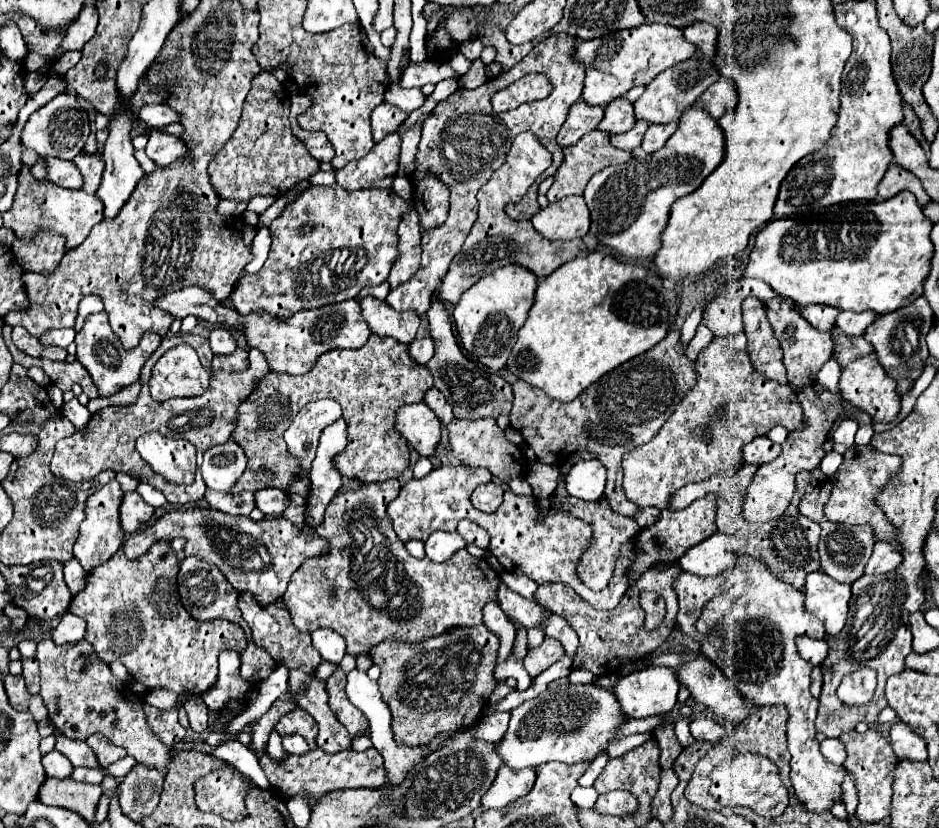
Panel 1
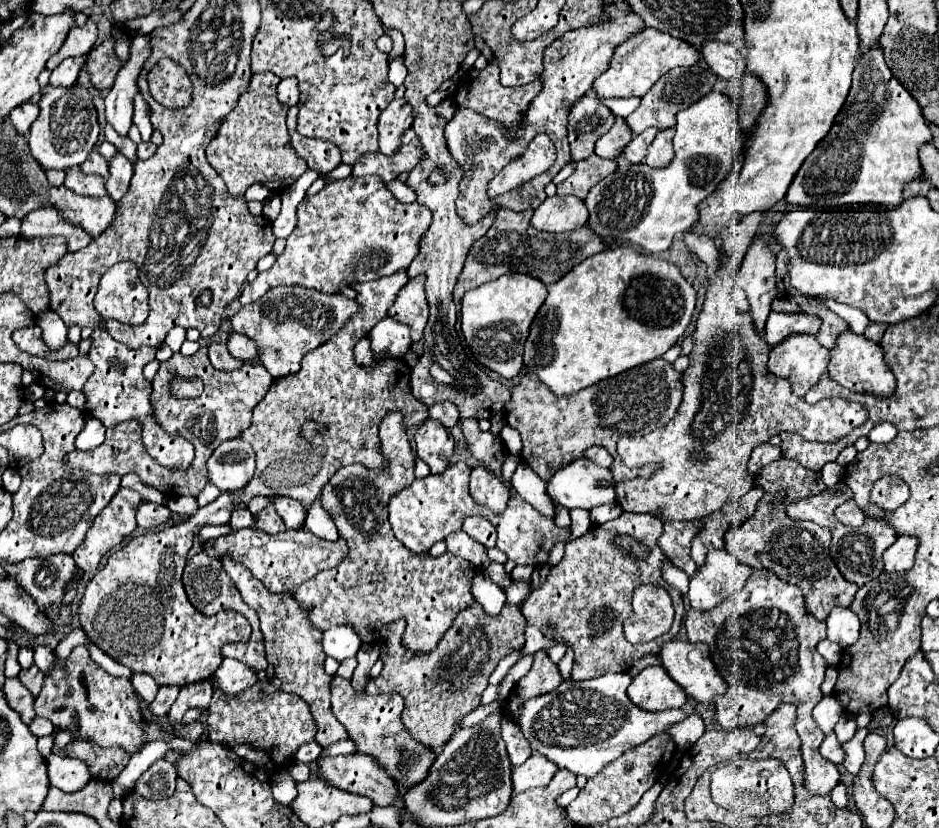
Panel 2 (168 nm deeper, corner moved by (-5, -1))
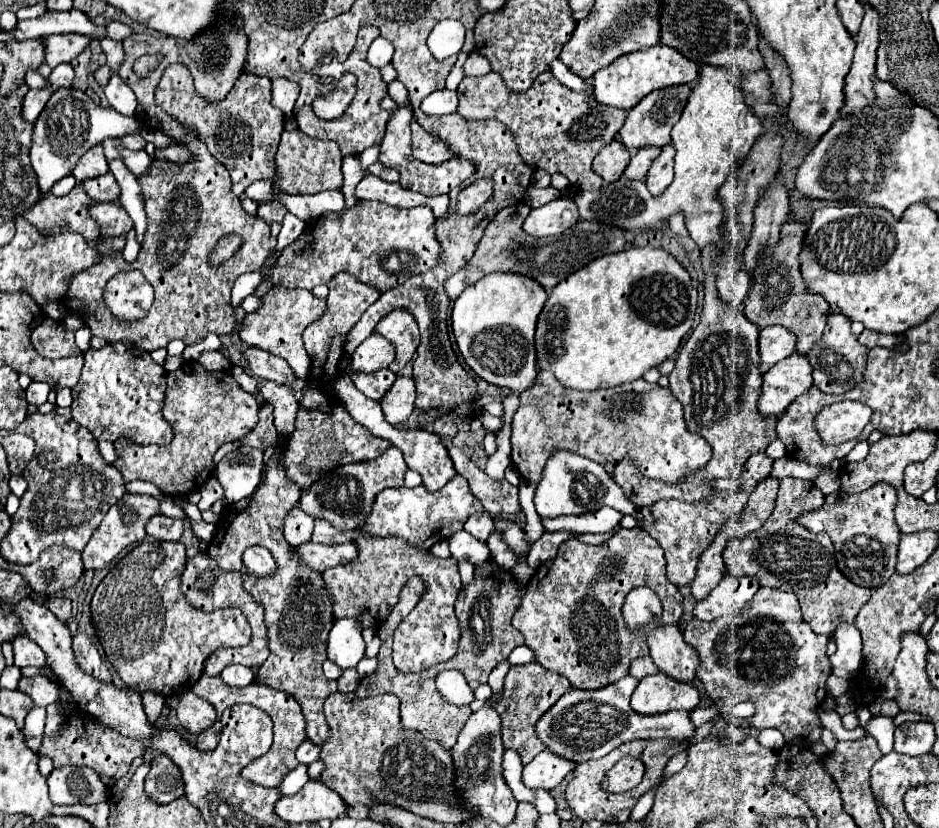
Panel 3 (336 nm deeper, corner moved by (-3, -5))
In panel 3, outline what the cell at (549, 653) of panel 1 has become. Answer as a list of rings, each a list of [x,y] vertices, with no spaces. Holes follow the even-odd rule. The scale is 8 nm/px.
[[[529,662],[523,666],[511,666],[505,676],[505,688],[503,696],[495,704],[495,710],[501,716],[501,738],[503,746],[509,750],[517,750],[523,764],[529,764],[529,760],[535,758],[541,750],[545,750],[543,742],[535,734],[535,722],[567,692],[571,690],[571,684],[561,674],[555,674],[537,662]]]

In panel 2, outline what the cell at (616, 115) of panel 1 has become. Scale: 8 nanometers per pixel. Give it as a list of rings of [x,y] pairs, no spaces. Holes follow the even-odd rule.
[[[617,116],[613,128],[597,140],[595,154],[599,154],[601,158],[615,158],[631,142],[631,138],[633,138],[633,132],[629,130],[625,118]]]

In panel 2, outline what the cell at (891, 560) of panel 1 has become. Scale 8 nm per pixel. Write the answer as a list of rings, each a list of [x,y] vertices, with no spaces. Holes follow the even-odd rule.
[[[899,536],[895,544],[891,544],[883,554],[885,572],[905,572],[913,566],[917,550],[917,538],[913,536]]]

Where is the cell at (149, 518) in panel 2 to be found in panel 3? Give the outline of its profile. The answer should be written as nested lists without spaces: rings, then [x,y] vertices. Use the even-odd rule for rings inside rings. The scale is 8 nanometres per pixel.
[[[159,514],[147,522],[147,534],[157,542],[163,542],[163,540],[179,542],[183,534],[183,520],[173,520]]]

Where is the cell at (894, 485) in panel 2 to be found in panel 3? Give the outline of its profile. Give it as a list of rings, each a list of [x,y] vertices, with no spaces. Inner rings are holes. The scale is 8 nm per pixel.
[[[877,484],[873,490],[865,490],[861,494],[845,494],[841,490],[825,496],[825,504],[819,510],[813,512],[805,512],[799,522],[813,530],[813,532],[827,532],[831,536],[831,542],[835,546],[835,558],[837,558],[837,566],[841,570],[841,574],[845,578],[849,578],[851,582],[855,582],[857,586],[863,588],[879,588],[883,586],[883,582],[887,582],[893,574],[895,574],[895,564],[897,564],[897,550],[899,550],[899,526],[895,522],[895,504],[897,504],[897,494],[895,488],[889,484]]]

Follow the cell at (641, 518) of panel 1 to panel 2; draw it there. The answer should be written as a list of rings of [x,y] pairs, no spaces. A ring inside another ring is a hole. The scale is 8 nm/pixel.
[[[623,512],[619,518],[595,528],[595,534],[587,532],[585,536],[565,544],[563,560],[549,570],[545,584],[539,590],[531,592],[525,600],[523,616],[529,624],[537,626],[547,638],[557,638],[573,646],[573,680],[591,680],[607,672],[627,672],[635,660],[643,658],[645,654],[659,654],[661,646],[679,634],[679,624],[685,614],[685,608],[681,594],[661,578],[661,562],[665,558],[663,550],[657,546],[661,530],[663,522],[655,514]],[[615,532],[629,534],[645,542],[651,548],[649,558],[639,564],[633,562],[633,558],[629,558],[625,552],[617,550],[611,544],[611,536]],[[641,582],[663,586],[671,594],[675,606],[675,620],[665,636],[659,636],[645,644],[631,644],[623,634],[623,622],[633,616],[633,590],[641,586]],[[547,624],[553,624],[555,630],[547,630]]]

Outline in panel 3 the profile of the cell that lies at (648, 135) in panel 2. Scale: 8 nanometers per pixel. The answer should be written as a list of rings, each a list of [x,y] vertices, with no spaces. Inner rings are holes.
[[[655,146],[643,148],[643,150],[635,152],[635,156],[631,158],[631,162],[629,162],[627,170],[625,170],[625,176],[627,176],[629,180],[643,180],[645,174],[647,174],[647,170],[651,168],[653,160],[655,160],[659,154],[661,154],[661,150],[655,148]]]

